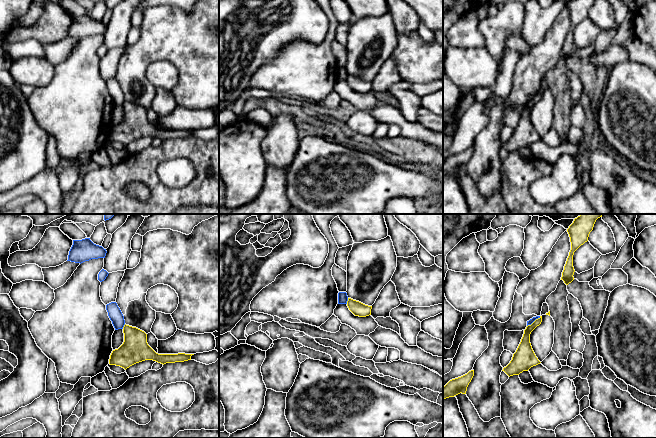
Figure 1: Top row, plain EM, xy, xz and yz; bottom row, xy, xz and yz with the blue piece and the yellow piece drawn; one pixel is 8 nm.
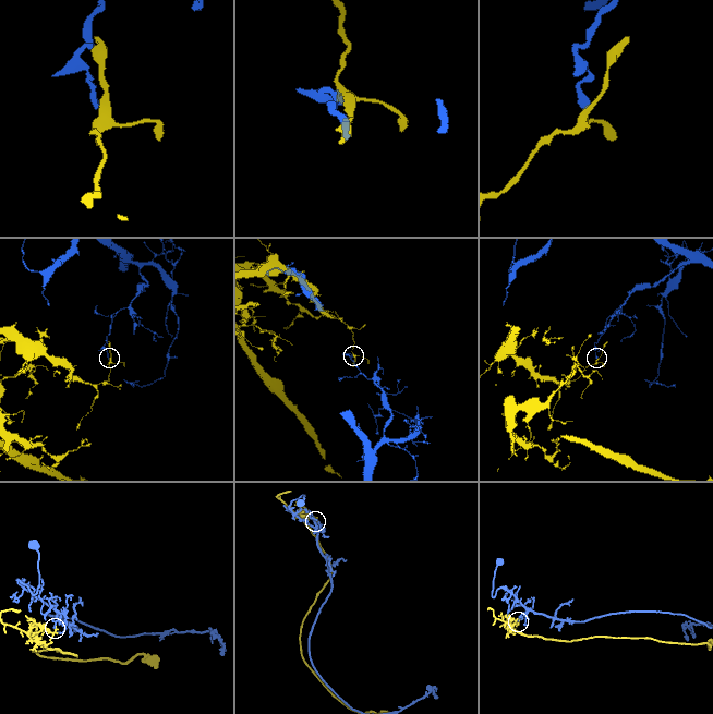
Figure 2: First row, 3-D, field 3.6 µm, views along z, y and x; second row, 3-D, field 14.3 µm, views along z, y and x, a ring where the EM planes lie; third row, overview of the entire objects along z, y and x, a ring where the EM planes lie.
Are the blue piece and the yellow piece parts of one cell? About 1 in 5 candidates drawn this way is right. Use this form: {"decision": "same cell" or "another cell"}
{"decision": "another cell"}

